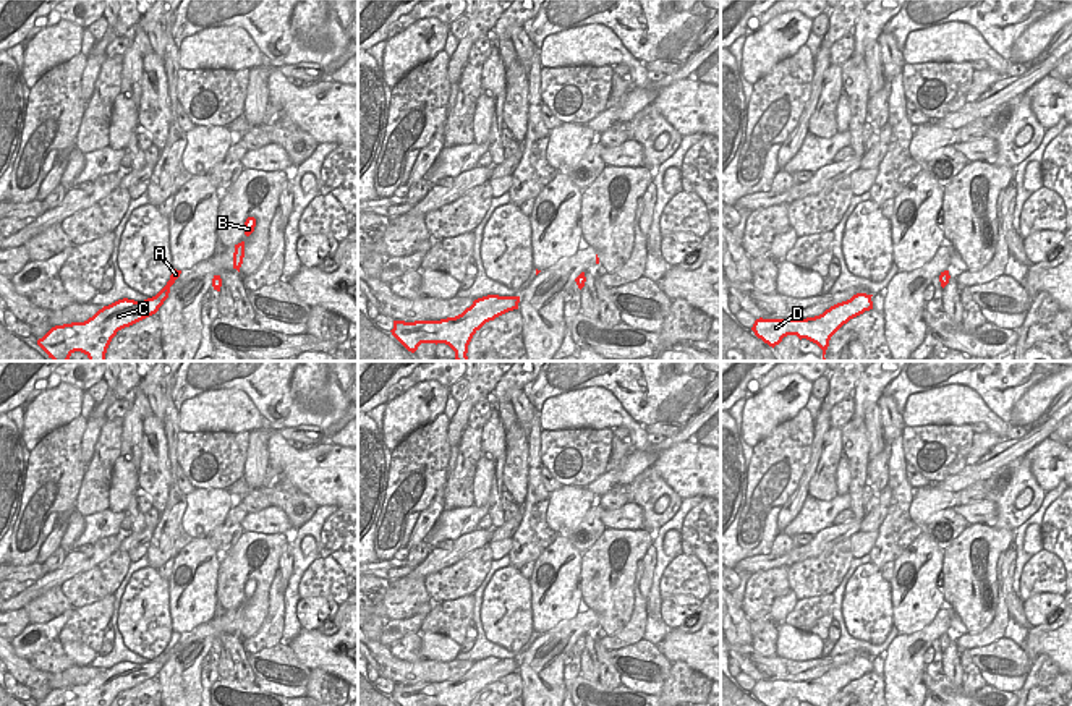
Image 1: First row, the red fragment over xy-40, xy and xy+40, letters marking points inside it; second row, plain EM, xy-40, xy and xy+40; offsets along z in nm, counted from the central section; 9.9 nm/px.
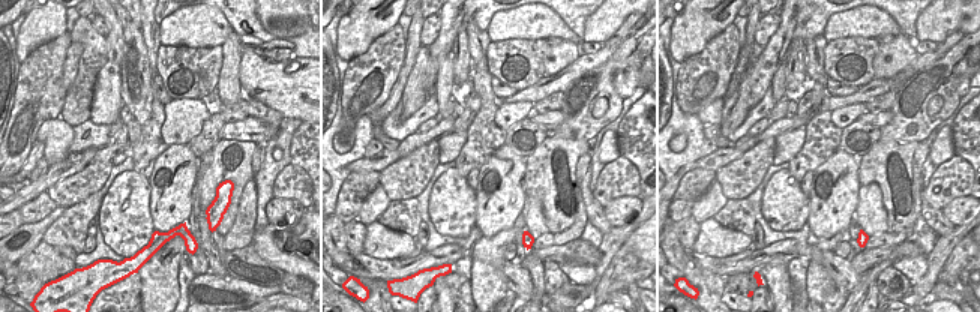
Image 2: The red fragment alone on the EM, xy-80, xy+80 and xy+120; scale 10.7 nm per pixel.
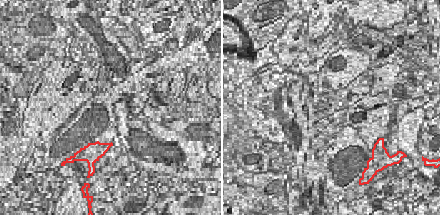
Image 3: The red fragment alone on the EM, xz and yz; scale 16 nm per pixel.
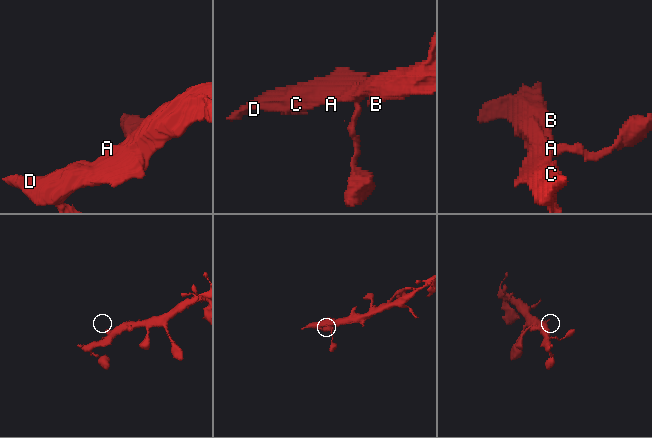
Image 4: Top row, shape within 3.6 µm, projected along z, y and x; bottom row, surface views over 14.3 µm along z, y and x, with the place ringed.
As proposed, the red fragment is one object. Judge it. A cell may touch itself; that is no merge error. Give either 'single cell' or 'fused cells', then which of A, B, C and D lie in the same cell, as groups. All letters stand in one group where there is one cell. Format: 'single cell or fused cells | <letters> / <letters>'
single cell | A B C D

